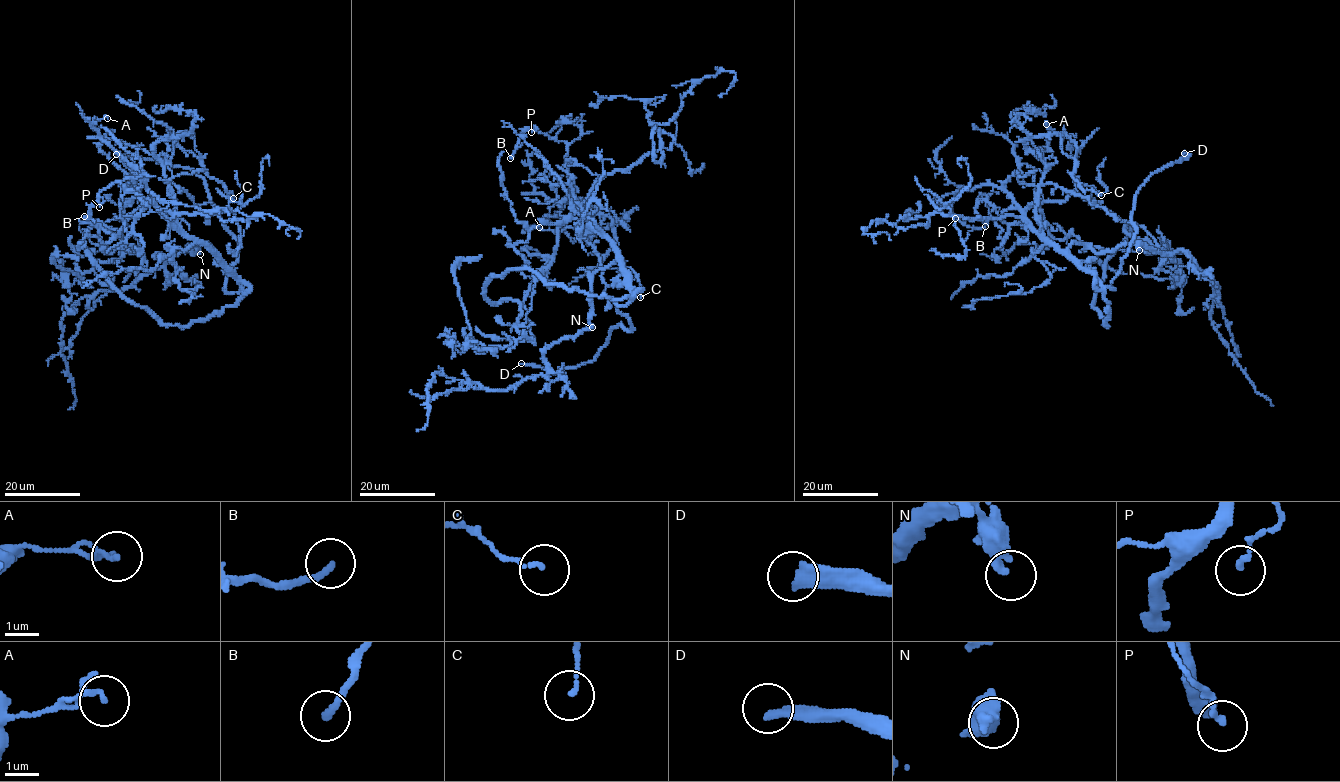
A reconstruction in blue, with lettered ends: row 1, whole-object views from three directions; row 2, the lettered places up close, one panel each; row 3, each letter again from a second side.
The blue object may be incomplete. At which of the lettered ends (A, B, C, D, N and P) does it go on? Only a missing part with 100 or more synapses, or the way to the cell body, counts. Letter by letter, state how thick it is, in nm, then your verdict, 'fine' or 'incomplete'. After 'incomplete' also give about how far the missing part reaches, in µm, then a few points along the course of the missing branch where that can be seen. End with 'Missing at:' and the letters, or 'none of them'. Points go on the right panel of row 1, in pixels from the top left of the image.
A: calibre 80 nm; fine
B: calibre 200 nm; fine
C: calibre 100 nm; fine
D: calibre 400 nm; incomplete; missing 10 µm
N: calibre 360 nm; fine
P: calibre 140 nm; fine
Missing at: D

